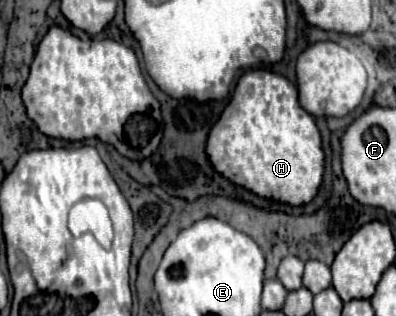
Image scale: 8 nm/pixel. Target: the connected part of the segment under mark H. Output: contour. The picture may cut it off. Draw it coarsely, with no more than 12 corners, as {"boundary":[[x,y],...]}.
{"boundary":[[239,78],[207,156],[233,184],[311,202],[325,154],[297,88]]}

